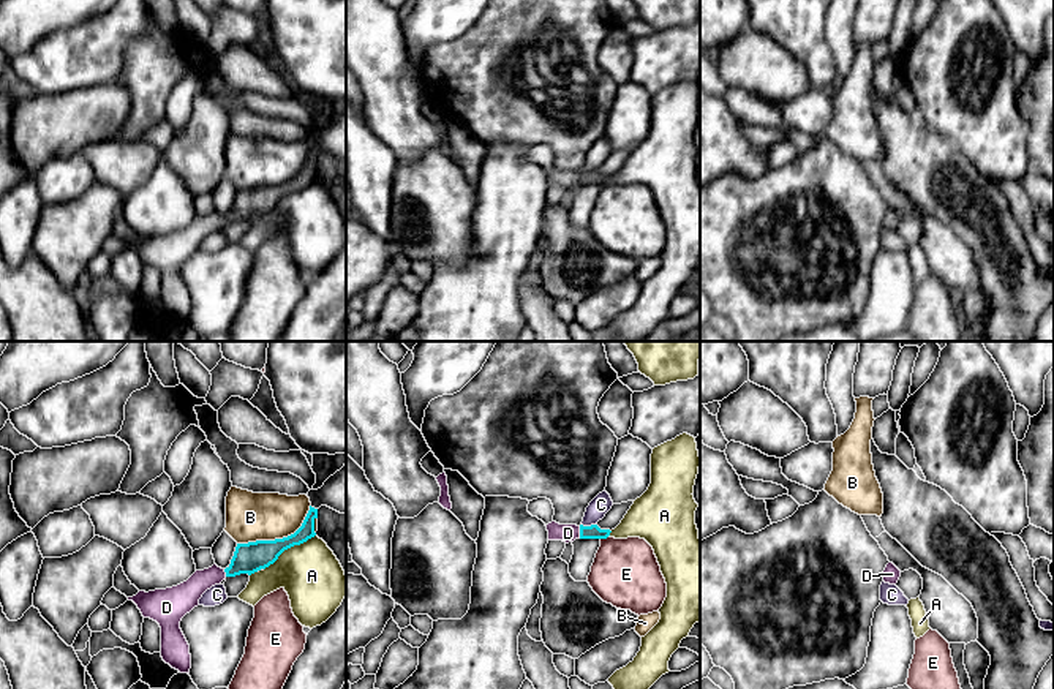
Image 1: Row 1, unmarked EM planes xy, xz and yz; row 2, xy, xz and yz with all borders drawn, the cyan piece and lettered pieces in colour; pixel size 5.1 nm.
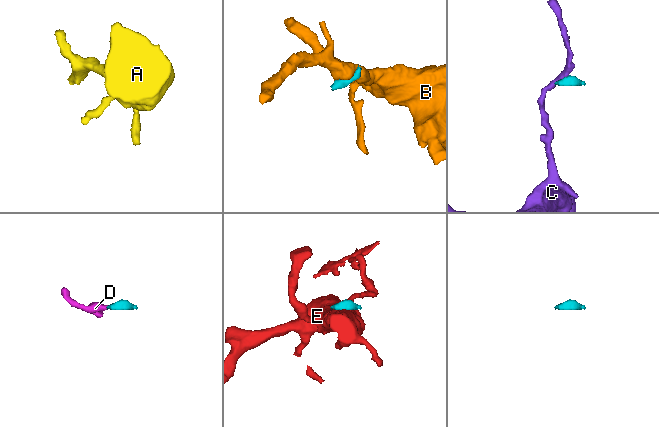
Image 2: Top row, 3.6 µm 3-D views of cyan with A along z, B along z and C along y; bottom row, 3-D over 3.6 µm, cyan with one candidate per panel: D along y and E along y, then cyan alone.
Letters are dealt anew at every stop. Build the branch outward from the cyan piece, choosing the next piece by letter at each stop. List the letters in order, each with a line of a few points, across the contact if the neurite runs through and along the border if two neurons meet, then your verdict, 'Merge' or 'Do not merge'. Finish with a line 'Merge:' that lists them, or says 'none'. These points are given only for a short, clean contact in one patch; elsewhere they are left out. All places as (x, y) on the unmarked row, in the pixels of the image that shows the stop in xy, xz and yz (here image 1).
A: Line: xy (315, 180), (288, 193), (264, 215). Do not merge
B: Line: xy (310, 150), (304, 168), (293, 179), (282, 184), (237, 190). Do not merge
C: Line: xz (582, 169), (596, 171). Do not merge
D: Line: xz (593, 177), (580, 179), (568, 179). Merge
E: Do not merge
Merge: D

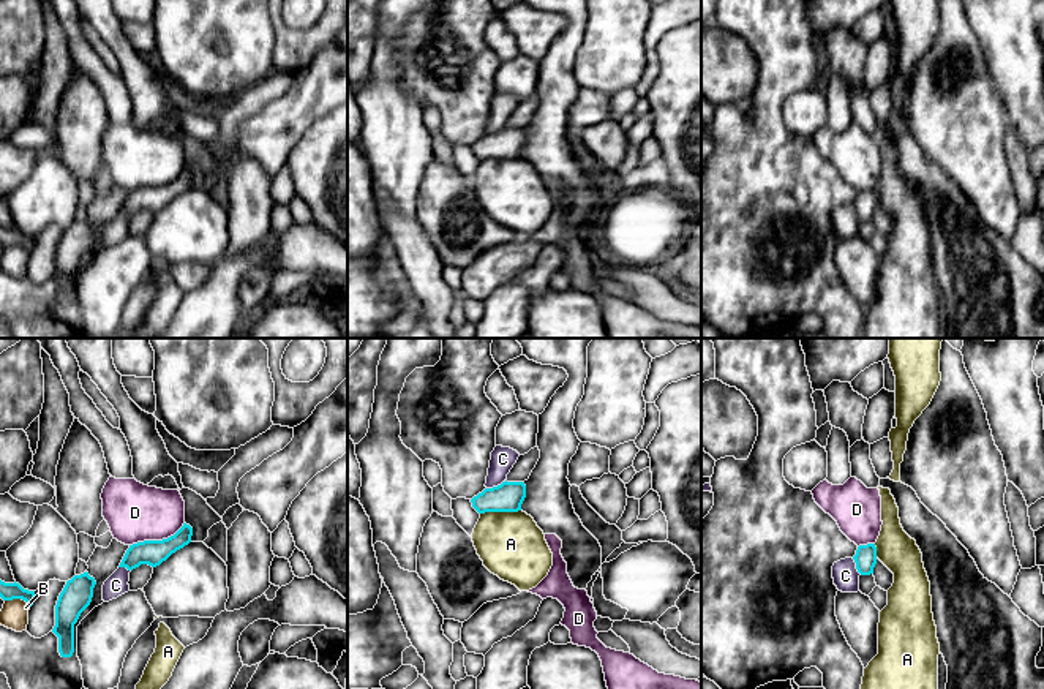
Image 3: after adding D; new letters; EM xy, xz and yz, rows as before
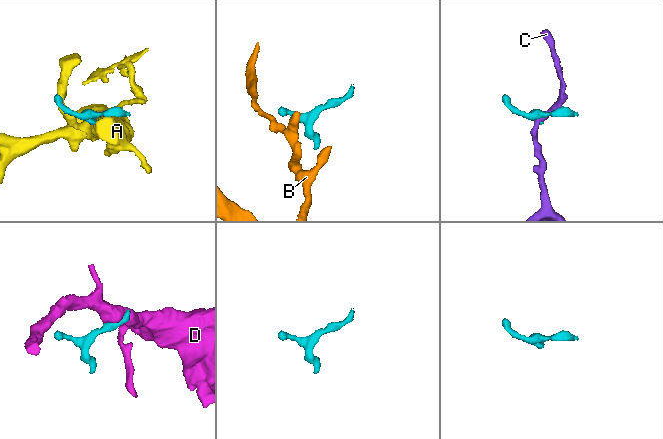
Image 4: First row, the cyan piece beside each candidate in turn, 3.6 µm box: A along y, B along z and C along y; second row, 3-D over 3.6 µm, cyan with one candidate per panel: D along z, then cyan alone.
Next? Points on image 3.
A: Do not merge
B: Line: xy (5, 245), (22, 245), (29, 253). Do not merge
C: Line: xz (506, 127), (487, 135). Do not merge
D: Line: xy (184, 168), (166, 184), (144, 185), (130, 192). Do not merge
Merge: none

